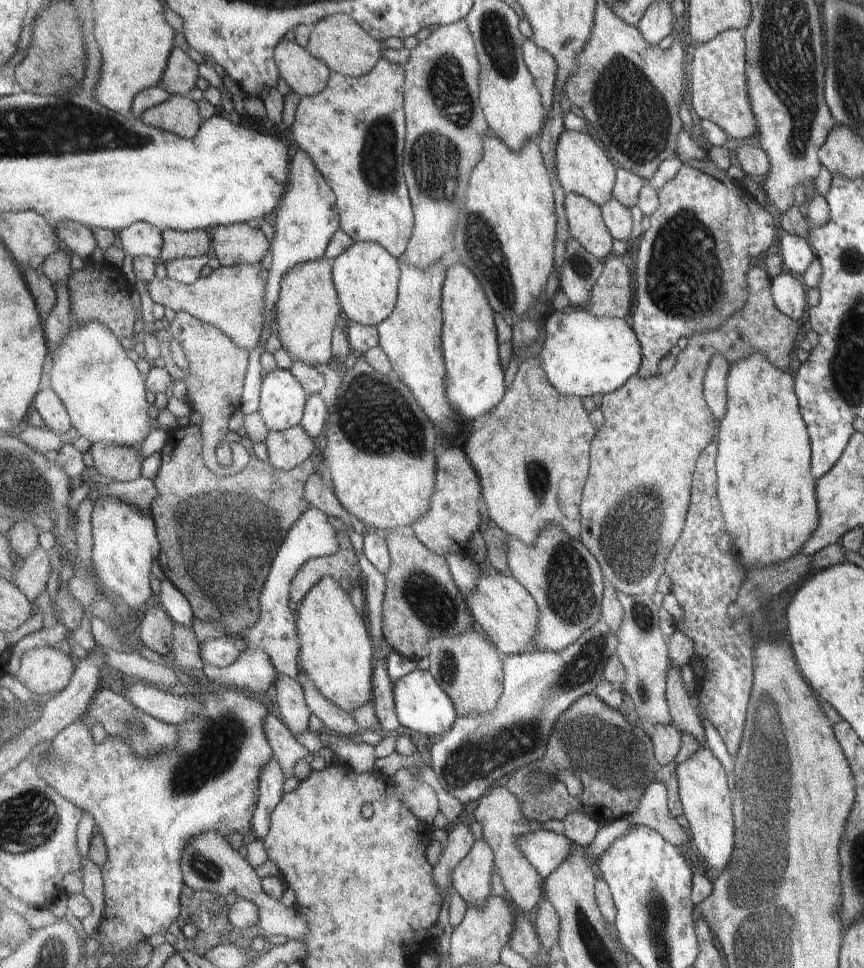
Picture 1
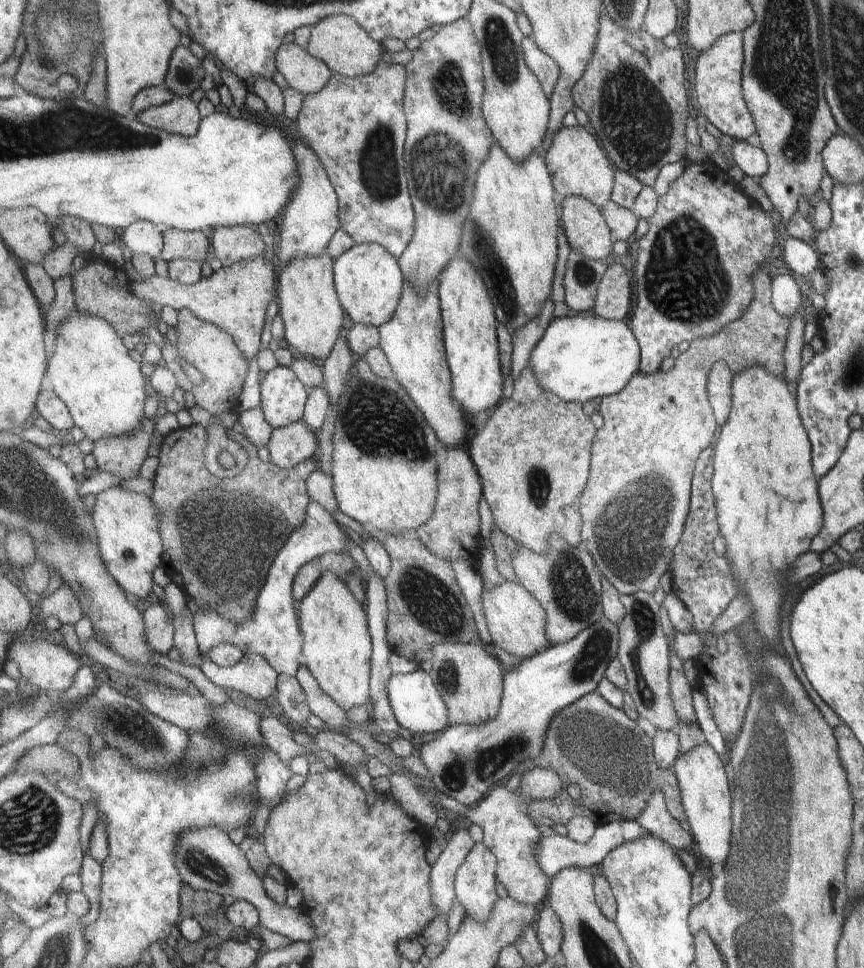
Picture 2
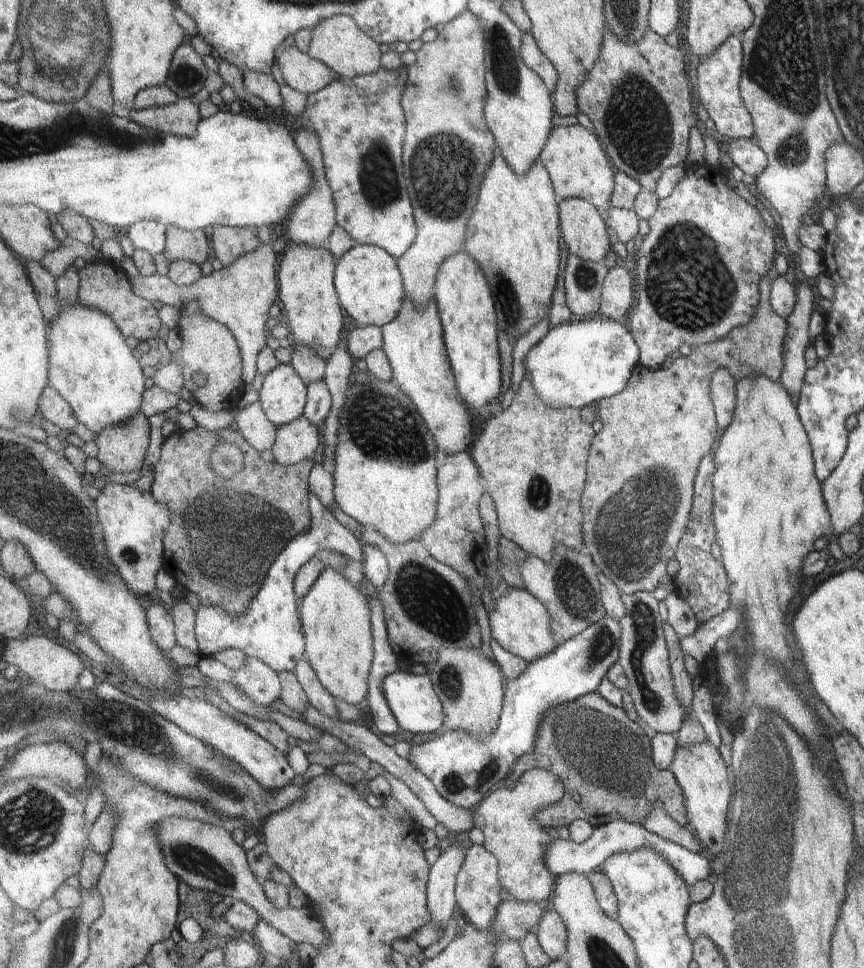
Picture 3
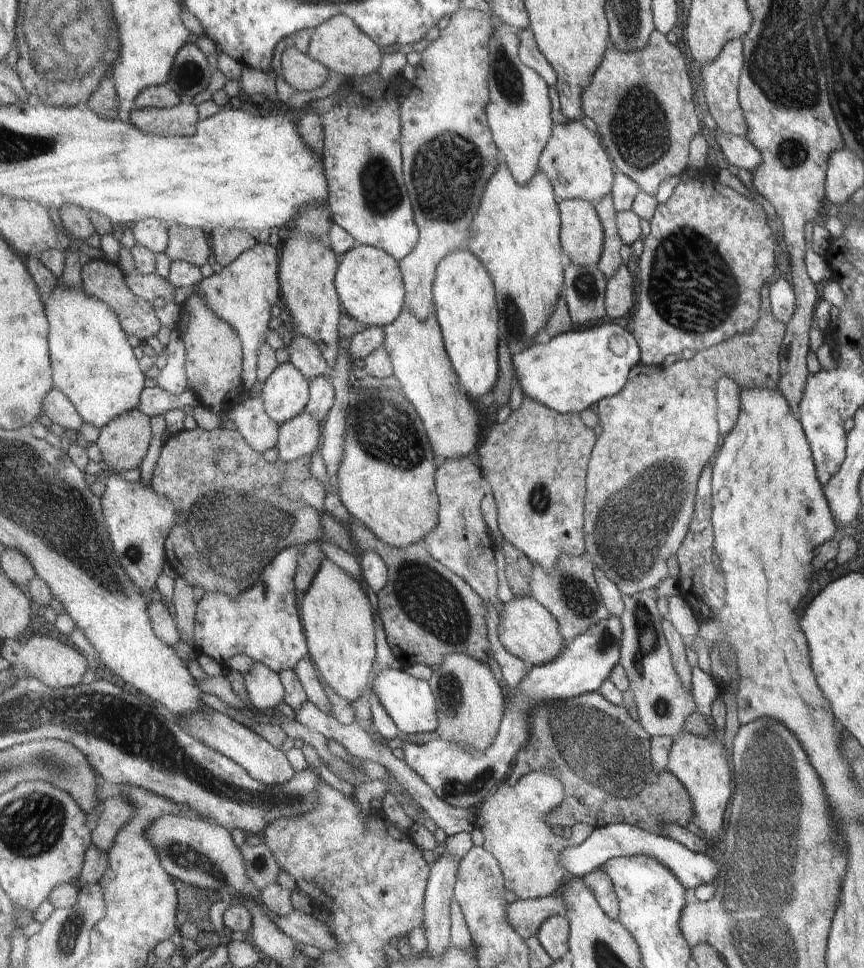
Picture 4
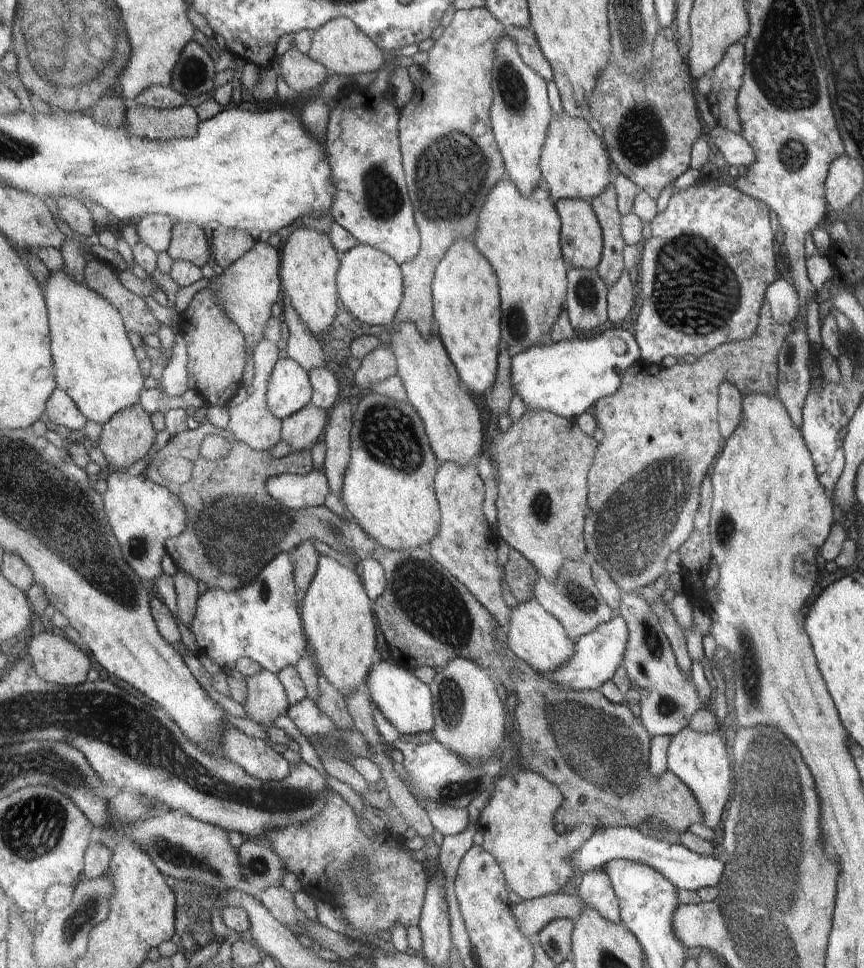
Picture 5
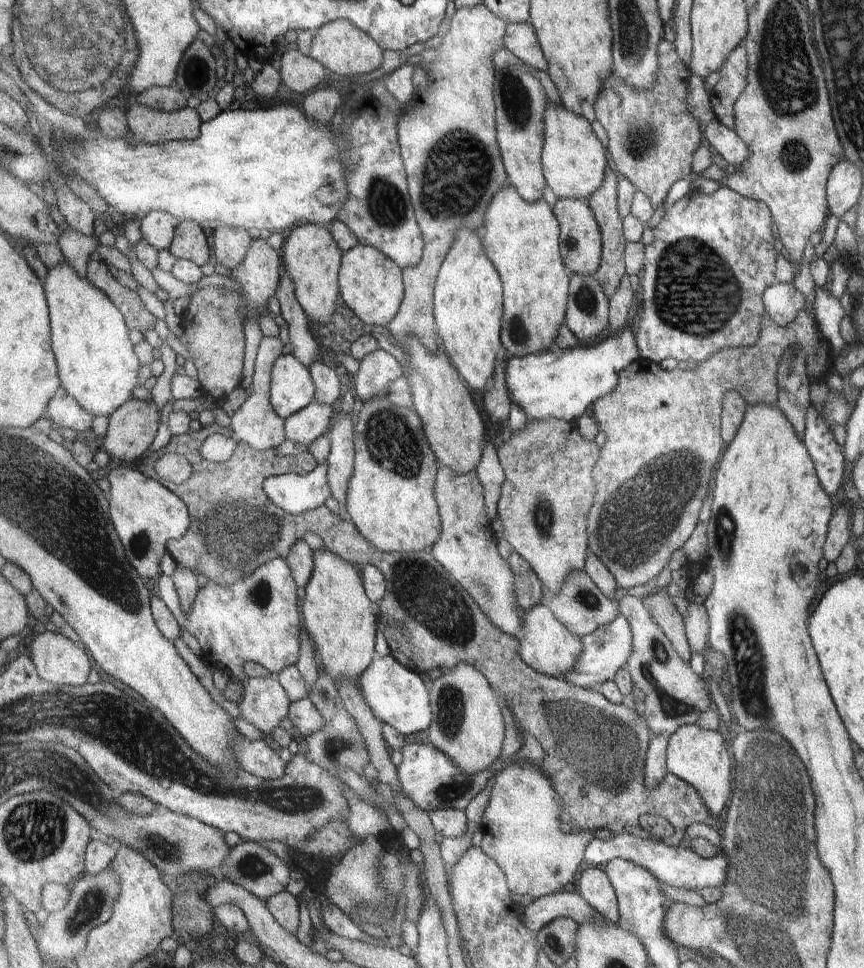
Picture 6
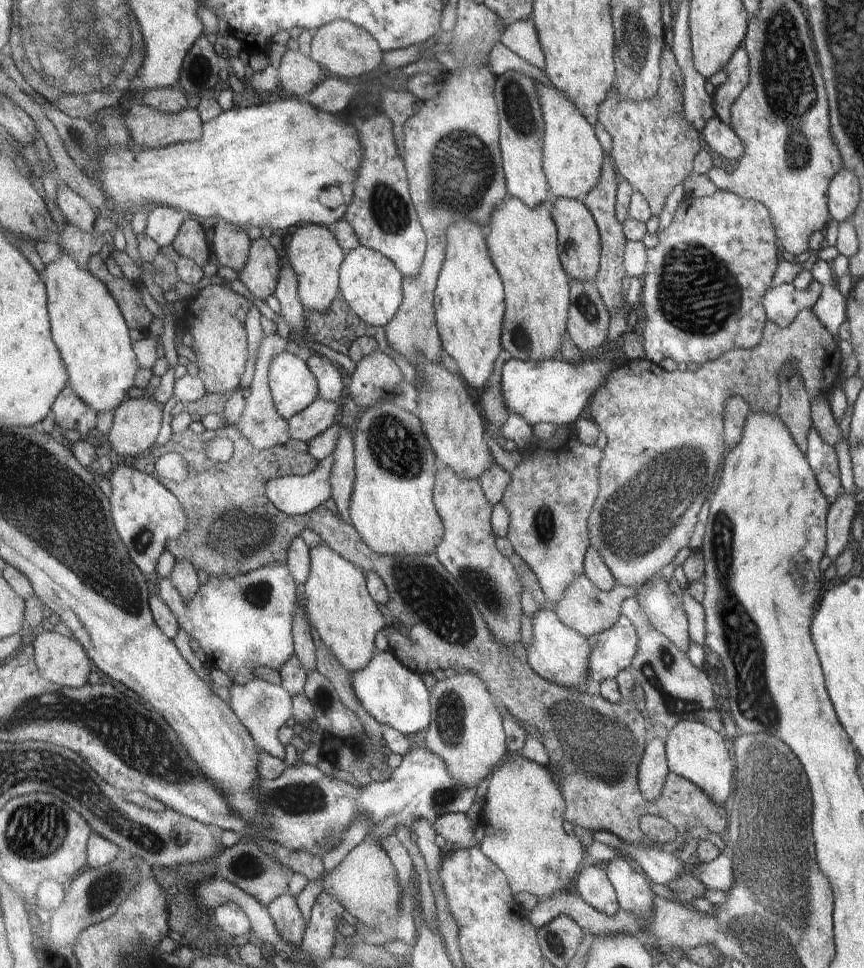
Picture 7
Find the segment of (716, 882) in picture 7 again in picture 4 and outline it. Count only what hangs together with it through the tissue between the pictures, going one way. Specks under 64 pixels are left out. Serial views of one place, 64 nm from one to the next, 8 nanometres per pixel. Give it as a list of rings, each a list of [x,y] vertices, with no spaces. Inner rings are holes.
[[[626,822],[599,827],[579,846],[570,846],[560,854],[560,863],[568,870],[573,878],[583,878],[594,870],[603,868],[613,857],[634,857],[645,855],[655,858],[666,866],[675,878],[687,889],[695,890],[701,885],[711,885],[717,874],[717,865],[707,854],[699,854],[689,850],[687,846],[662,836],[643,830],[640,826]]]

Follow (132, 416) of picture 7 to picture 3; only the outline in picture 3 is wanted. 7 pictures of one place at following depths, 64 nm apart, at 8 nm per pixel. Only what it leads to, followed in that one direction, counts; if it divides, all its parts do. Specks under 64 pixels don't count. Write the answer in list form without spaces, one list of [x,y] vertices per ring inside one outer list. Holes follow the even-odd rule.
[[[139,413],[126,423],[110,426],[97,436],[97,458],[111,473],[141,470],[151,436],[150,419]]]

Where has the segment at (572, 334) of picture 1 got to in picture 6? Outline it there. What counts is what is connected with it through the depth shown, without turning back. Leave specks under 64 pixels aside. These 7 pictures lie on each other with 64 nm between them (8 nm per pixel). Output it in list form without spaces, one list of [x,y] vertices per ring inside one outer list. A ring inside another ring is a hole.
[[[626,327],[619,333],[607,332],[593,343],[581,343],[574,349],[561,351],[553,348],[536,355],[511,356],[507,369],[507,388],[512,401],[523,409],[529,420],[556,418],[576,422],[598,398],[613,392],[618,374],[641,358],[637,348],[636,335]]]

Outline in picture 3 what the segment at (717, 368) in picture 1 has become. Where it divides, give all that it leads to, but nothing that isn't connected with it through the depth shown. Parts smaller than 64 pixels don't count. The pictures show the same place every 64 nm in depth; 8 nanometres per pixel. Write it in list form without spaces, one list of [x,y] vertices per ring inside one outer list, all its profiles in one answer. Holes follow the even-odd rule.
[[[724,368],[717,369],[710,382],[713,408],[716,410],[717,426],[724,431],[732,422],[736,406],[737,380]]]

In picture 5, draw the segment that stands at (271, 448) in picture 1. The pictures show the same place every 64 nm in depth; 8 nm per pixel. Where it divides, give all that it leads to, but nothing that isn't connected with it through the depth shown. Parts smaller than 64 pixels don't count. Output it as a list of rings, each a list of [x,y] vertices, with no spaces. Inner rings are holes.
[[[309,404],[283,420],[282,440],[292,449],[292,452],[311,451],[314,444],[323,440],[329,417],[330,411]]]

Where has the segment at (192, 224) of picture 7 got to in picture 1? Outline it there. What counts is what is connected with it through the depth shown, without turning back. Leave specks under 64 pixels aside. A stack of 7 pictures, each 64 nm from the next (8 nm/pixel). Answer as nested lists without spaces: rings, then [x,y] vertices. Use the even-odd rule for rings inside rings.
[[[162,228],[164,246],[160,262],[167,263],[177,259],[197,258],[210,255],[211,238],[205,230],[175,231]]]

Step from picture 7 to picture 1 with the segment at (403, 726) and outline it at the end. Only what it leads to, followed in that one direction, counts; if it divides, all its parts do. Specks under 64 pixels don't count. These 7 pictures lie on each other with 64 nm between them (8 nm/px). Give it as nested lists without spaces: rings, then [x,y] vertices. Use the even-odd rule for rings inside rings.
[[[415,669],[401,677],[394,684],[394,698],[401,725],[428,737],[436,734],[444,736],[449,730],[452,730],[459,719],[455,702],[449,698],[447,692],[429,671]]]

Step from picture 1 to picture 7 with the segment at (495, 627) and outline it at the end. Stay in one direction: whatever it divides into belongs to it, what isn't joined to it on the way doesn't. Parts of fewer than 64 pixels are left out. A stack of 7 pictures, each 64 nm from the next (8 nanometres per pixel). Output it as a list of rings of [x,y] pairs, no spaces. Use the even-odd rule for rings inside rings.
[[[551,608],[538,612],[531,622],[533,642],[527,650],[528,663],[533,670],[536,670],[543,678],[562,687],[586,692],[587,680],[590,679],[590,657],[592,656],[589,639],[563,622],[556,611]]]

